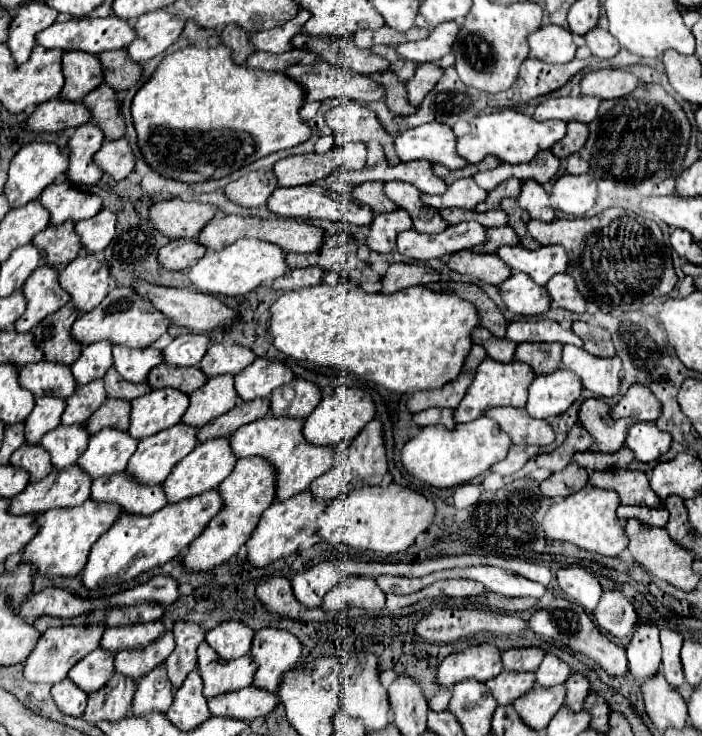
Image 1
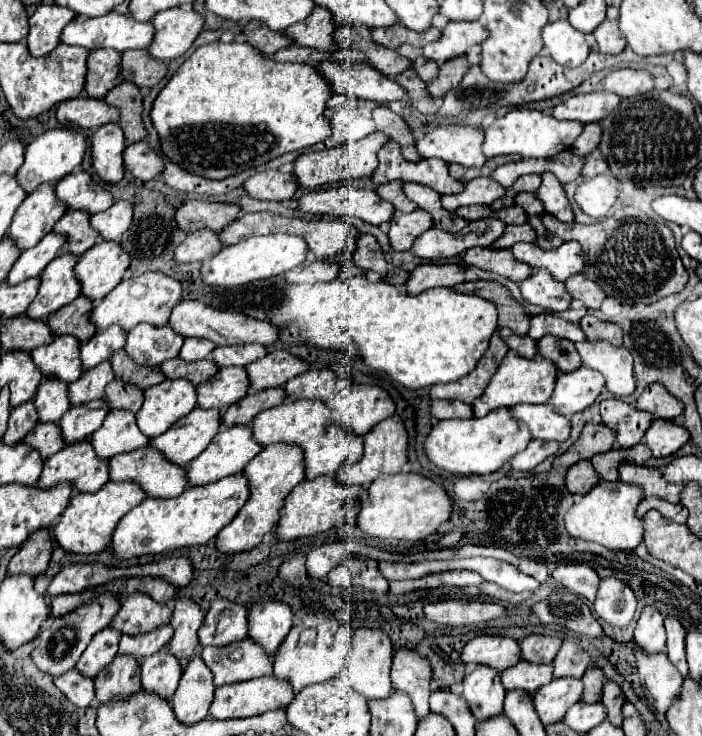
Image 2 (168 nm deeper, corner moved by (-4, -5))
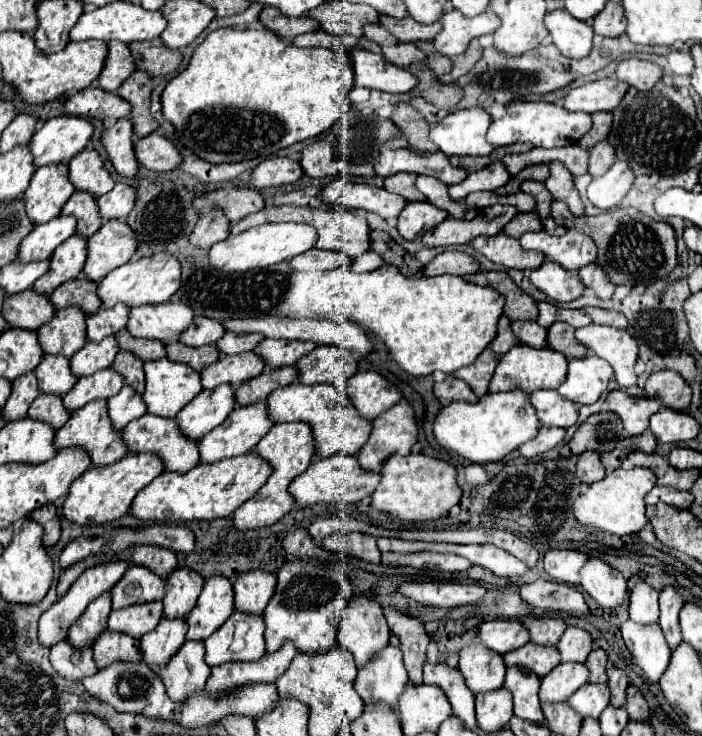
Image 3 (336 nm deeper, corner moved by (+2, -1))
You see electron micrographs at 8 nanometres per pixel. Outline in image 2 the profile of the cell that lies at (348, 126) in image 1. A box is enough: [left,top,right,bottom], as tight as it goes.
[373,105,423,161]

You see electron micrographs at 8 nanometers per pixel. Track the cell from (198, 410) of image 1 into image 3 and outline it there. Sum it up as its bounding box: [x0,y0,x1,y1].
[201,351,263,389]

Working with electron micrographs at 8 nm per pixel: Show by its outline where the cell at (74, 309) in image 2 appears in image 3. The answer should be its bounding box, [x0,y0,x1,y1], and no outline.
[49,275,101,315]

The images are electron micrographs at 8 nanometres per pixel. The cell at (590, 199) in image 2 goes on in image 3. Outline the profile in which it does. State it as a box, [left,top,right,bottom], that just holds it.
[587,161,633,211]

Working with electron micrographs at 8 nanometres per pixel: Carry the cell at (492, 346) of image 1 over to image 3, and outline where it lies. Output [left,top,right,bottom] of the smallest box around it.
[511,321,547,349]

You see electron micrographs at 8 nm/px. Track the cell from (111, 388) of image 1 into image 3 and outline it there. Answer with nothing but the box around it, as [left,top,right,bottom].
[115,329,165,363]

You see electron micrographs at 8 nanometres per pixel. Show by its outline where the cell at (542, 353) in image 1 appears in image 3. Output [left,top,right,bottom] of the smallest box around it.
[547,323,587,359]

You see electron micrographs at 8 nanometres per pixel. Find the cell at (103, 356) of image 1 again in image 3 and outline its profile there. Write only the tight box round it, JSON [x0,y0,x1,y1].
[87,305,129,341]

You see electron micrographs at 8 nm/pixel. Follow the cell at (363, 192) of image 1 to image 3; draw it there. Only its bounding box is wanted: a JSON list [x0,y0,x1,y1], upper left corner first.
[383,173,425,203]

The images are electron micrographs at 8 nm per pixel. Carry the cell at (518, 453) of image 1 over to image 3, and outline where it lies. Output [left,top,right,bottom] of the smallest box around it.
[517,427,565,457]

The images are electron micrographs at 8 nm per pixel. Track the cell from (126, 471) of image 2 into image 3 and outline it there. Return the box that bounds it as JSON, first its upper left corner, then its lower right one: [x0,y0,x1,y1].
[121,413,199,473]

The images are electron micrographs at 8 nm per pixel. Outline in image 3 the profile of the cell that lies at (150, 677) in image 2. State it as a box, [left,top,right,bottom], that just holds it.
[141,617,187,671]

